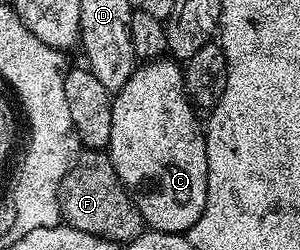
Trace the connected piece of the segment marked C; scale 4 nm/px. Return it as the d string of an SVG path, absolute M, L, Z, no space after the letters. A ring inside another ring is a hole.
M170 56L147 61L135 69L128 84L116 91L113 99L112 136L108 153L112 168L116 168L116 176L127 190L142 190L136 194L136 201L143 223L149 229L185 234L204 212L208 196L208 156L204 126L195 111L194 103L186 95L182 66Z

